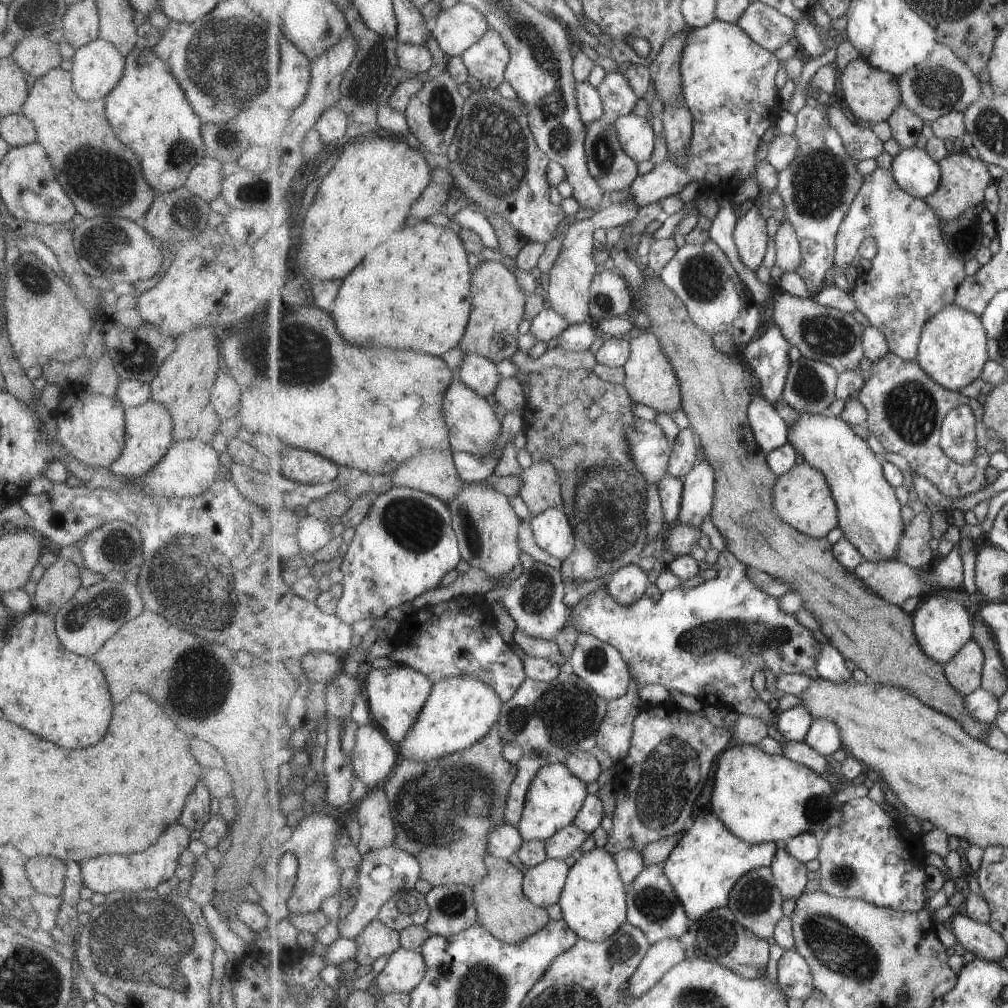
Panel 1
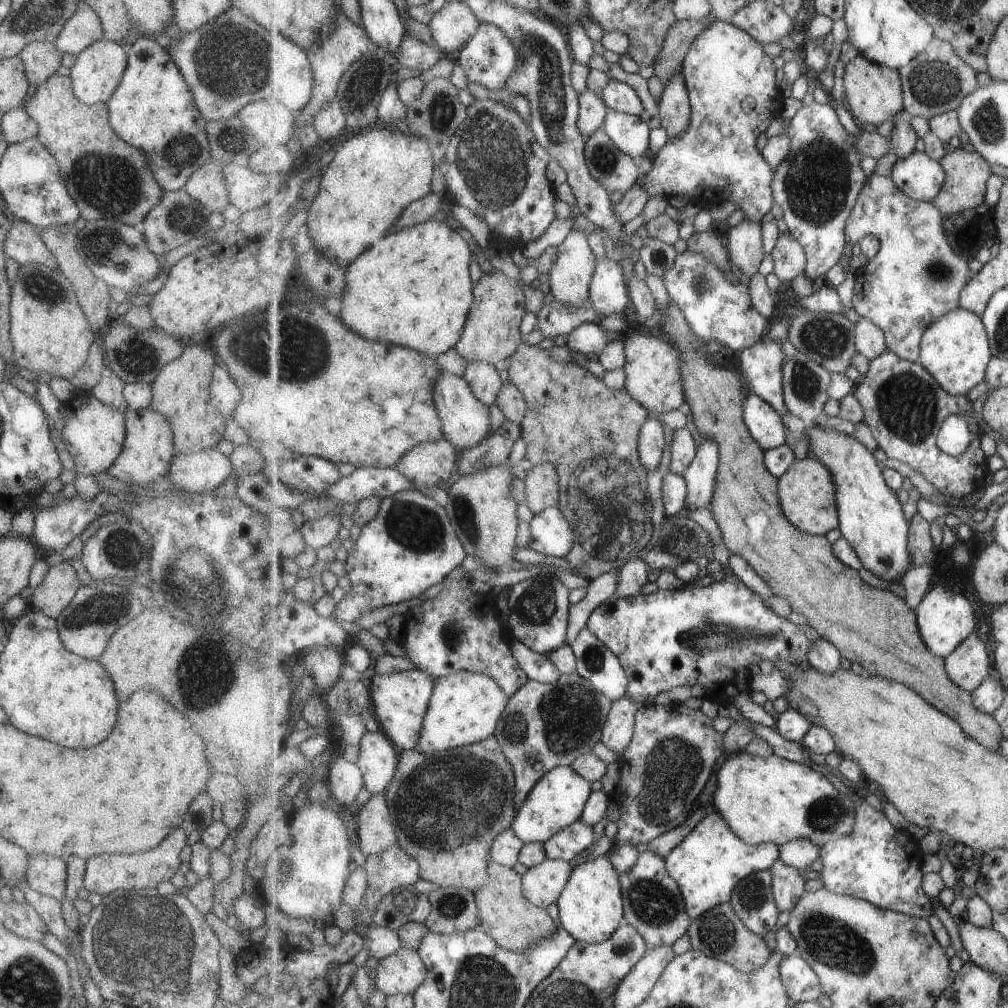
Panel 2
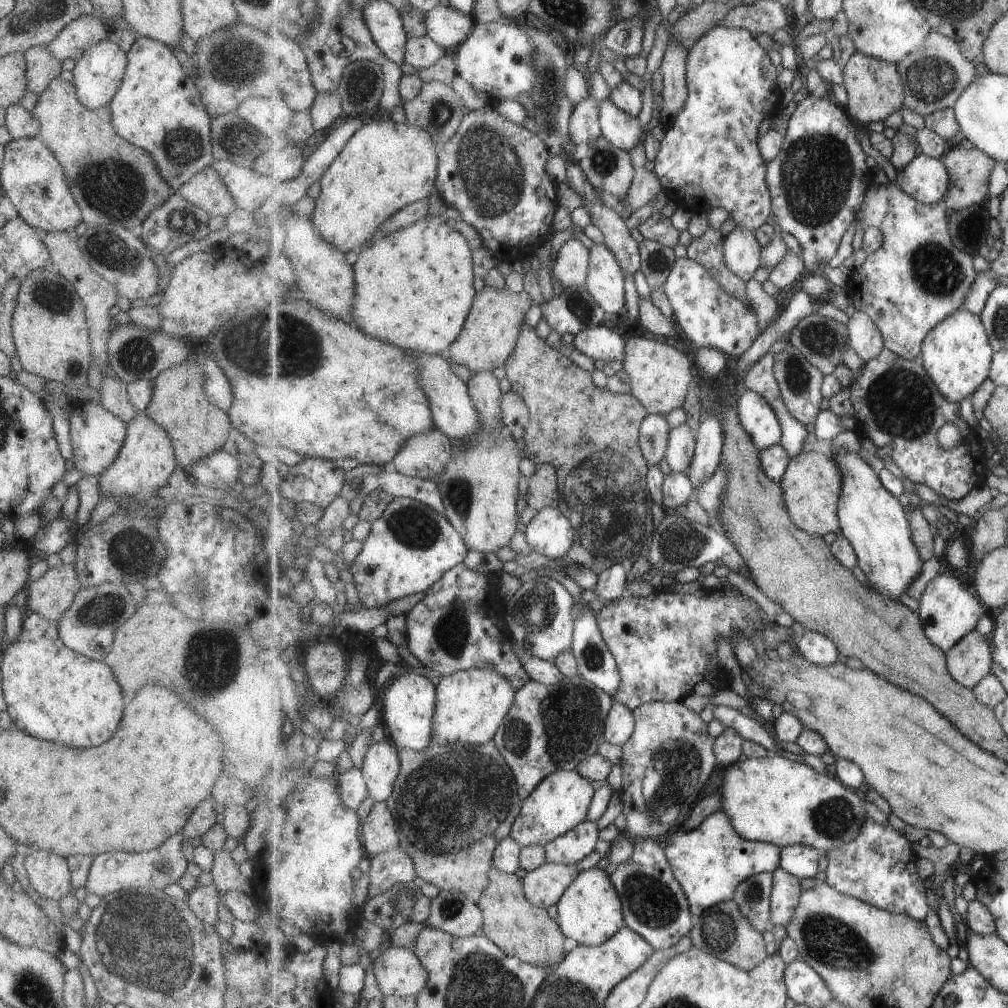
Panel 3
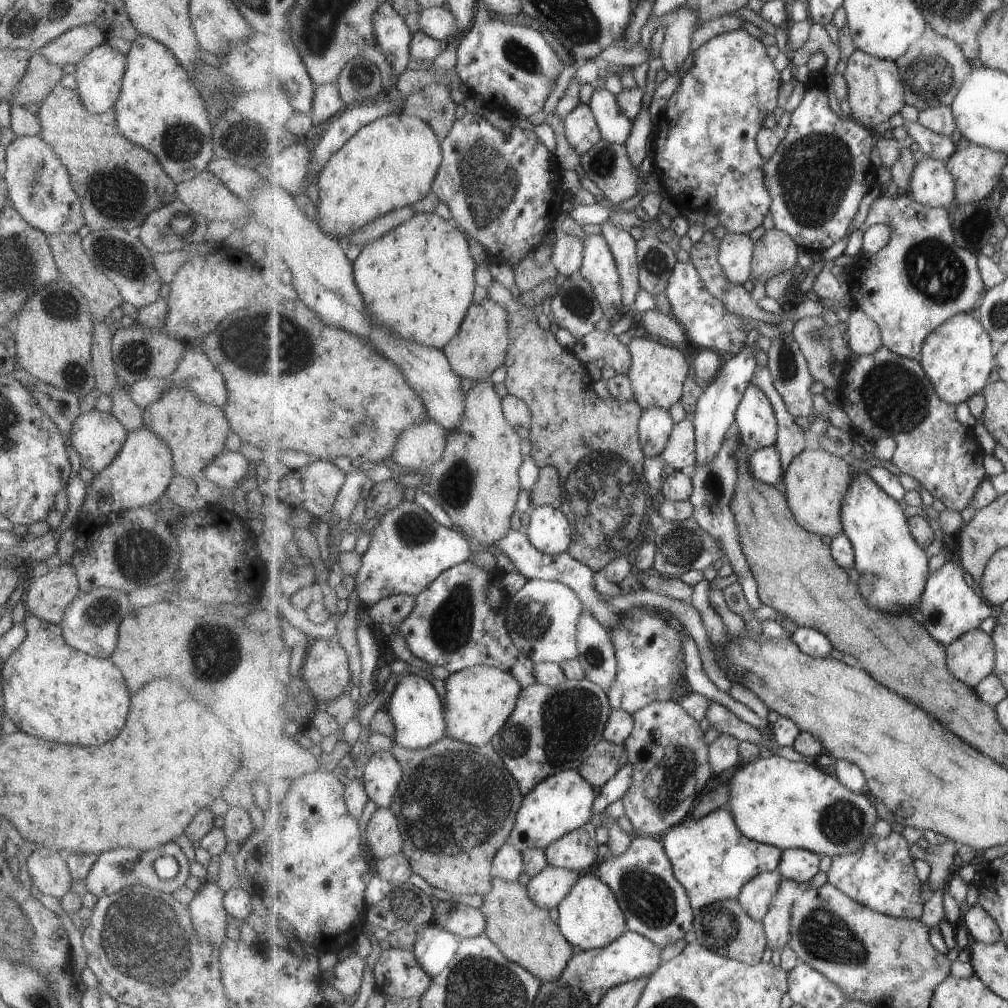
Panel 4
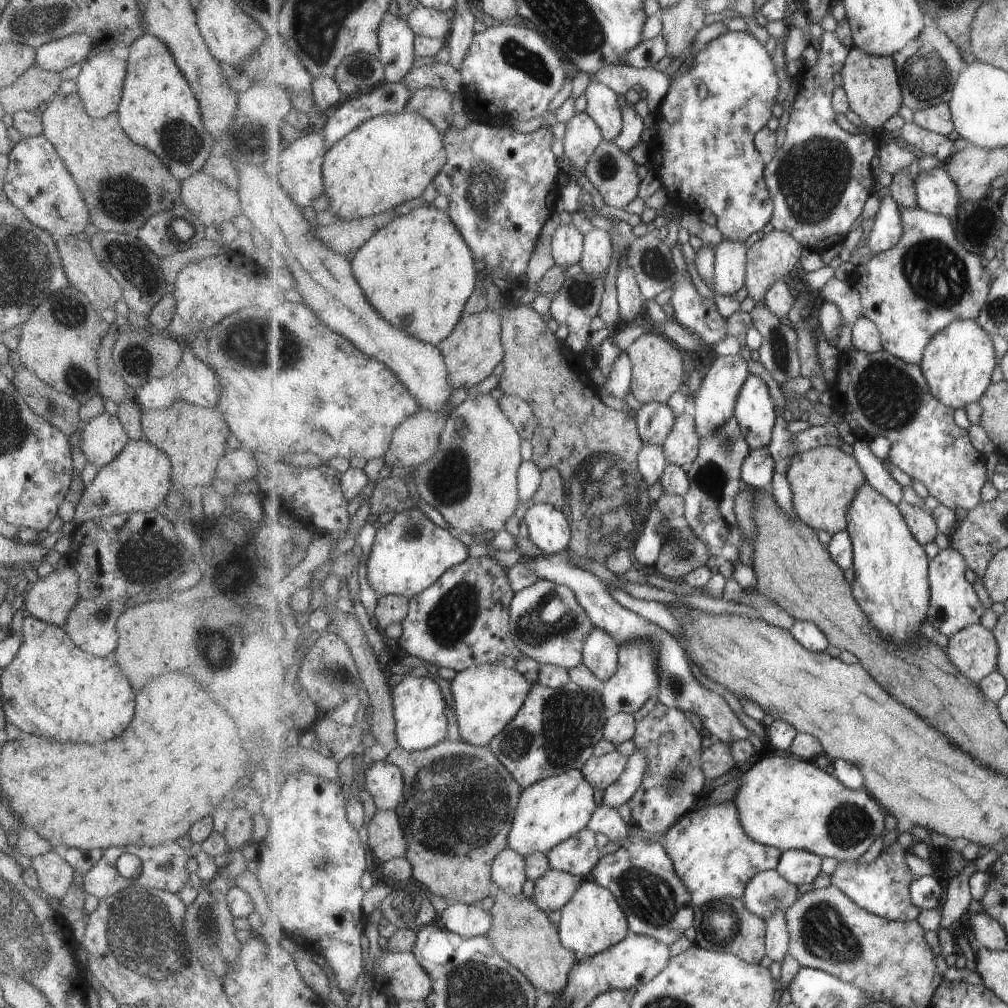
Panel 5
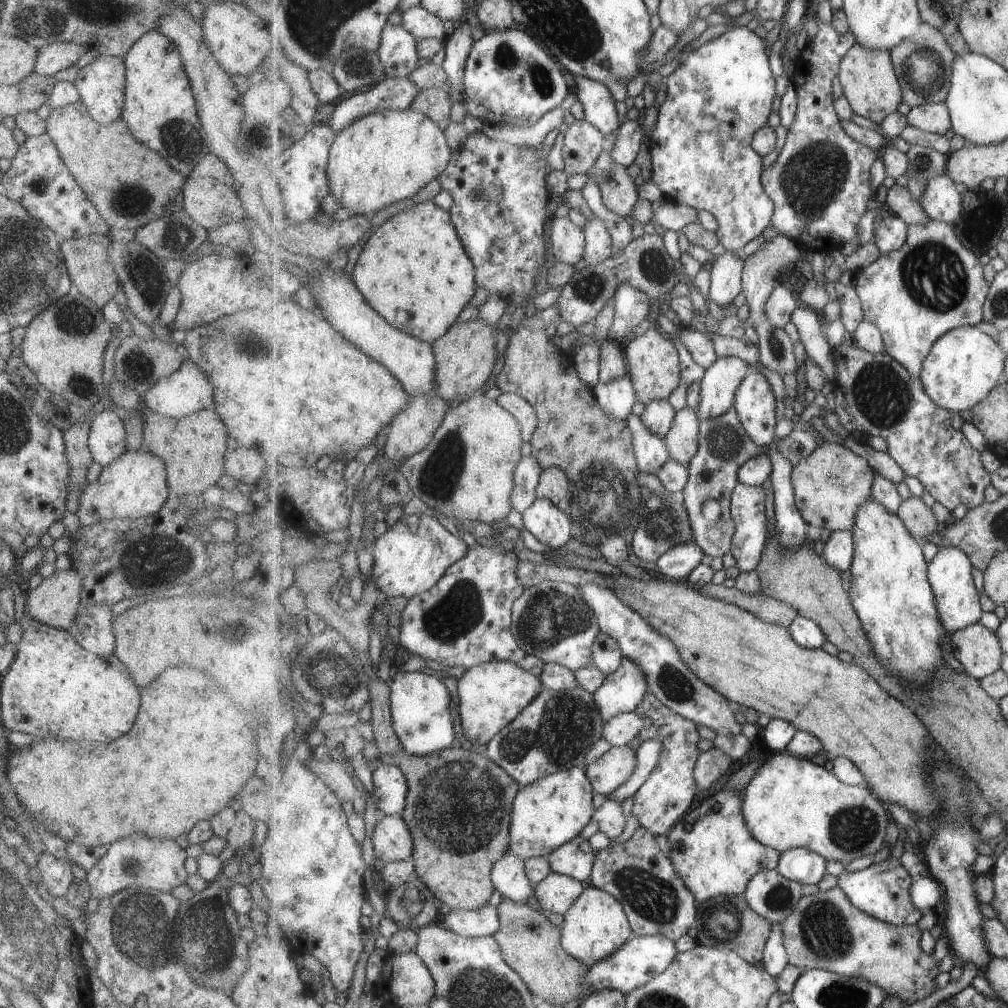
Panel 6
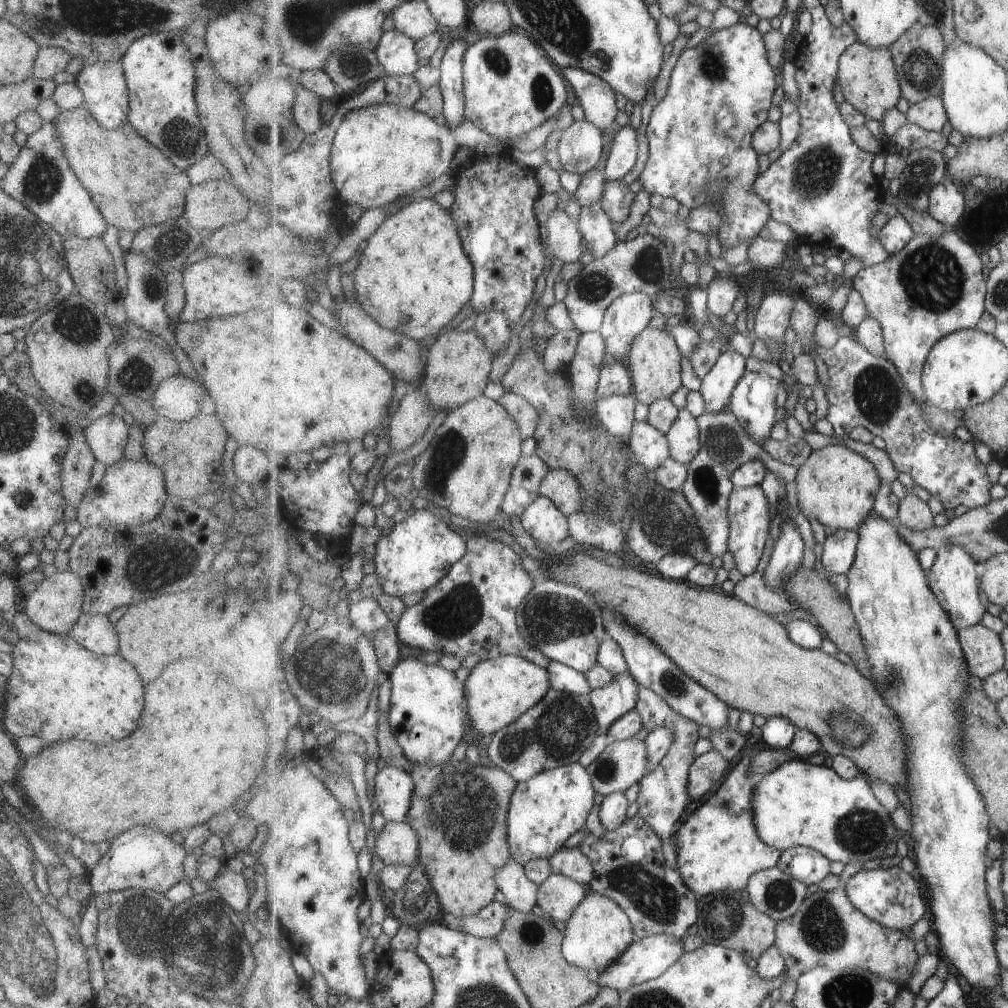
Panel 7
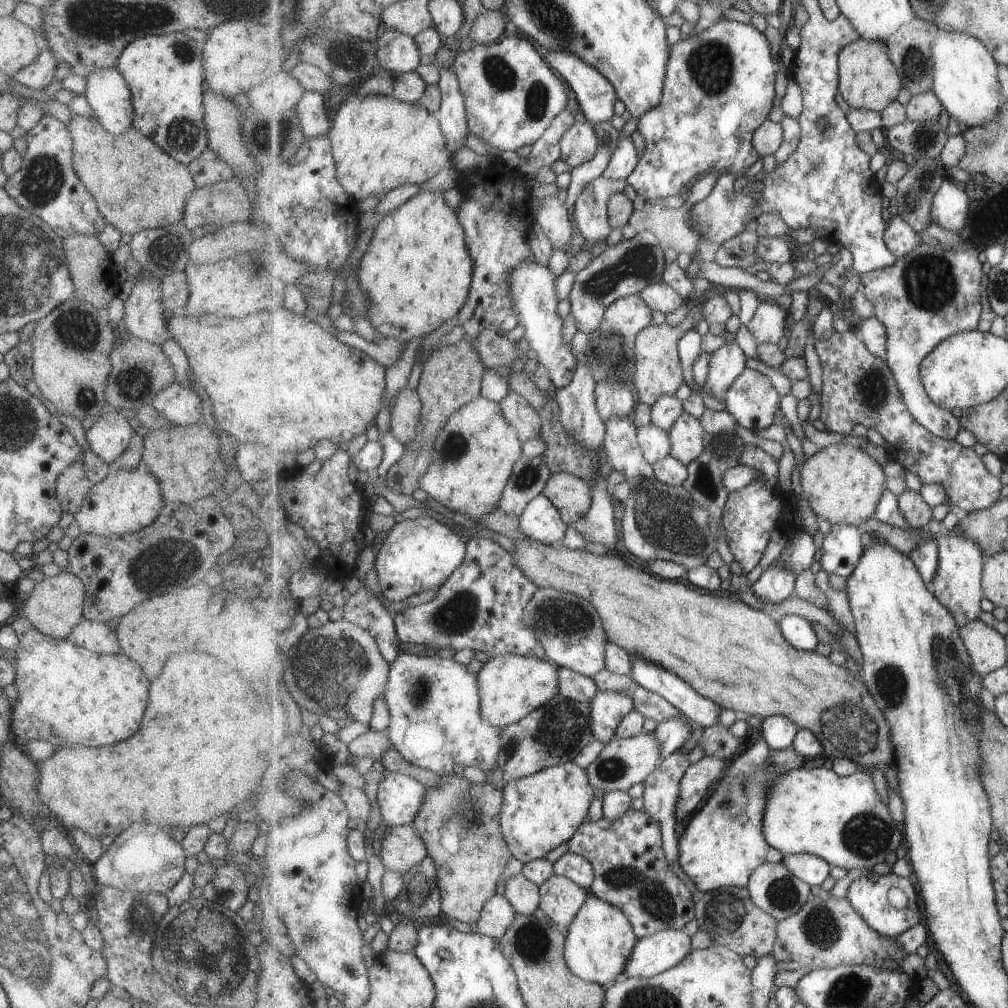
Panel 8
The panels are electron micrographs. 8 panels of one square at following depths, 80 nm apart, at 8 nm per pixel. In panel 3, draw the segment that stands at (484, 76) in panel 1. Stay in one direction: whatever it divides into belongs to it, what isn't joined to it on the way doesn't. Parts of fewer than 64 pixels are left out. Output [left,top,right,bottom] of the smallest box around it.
[456,21,537,104]

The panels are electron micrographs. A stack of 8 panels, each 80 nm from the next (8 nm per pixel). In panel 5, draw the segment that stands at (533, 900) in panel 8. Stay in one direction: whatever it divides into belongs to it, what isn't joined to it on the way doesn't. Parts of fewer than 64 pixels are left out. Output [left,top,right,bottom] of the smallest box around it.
[493,848,529,896]

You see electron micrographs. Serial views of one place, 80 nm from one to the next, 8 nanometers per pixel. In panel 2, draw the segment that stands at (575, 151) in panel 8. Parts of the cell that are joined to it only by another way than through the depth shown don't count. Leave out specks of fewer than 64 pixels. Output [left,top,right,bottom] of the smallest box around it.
[578,88,608,140]

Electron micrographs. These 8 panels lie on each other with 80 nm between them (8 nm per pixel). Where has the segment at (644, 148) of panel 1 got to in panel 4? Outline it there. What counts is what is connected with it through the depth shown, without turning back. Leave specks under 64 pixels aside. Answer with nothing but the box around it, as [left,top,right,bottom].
[589,86,634,145]

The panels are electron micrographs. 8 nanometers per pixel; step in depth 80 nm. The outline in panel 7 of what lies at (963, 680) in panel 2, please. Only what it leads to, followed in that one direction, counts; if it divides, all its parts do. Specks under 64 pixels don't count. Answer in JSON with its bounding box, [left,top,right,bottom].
[958,623,1006,679]

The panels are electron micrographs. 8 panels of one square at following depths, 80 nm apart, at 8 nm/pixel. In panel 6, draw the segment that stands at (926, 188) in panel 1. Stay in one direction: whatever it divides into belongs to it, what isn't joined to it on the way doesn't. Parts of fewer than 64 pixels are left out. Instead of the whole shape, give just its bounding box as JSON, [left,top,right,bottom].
[920,173,963,225]

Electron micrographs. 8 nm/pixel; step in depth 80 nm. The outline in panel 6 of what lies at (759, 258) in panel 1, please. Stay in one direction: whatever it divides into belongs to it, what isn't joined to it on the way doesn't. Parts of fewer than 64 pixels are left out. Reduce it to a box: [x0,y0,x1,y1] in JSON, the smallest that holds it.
[709,249,745,308]

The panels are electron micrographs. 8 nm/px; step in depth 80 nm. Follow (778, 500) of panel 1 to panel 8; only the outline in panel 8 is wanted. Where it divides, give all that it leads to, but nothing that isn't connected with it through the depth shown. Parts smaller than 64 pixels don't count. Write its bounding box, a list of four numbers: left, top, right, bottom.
[800,444,887,527]

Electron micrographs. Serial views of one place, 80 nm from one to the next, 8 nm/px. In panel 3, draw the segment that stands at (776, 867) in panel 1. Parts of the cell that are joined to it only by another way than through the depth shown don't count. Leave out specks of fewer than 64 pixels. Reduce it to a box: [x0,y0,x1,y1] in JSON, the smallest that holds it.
[772,867,804,928]

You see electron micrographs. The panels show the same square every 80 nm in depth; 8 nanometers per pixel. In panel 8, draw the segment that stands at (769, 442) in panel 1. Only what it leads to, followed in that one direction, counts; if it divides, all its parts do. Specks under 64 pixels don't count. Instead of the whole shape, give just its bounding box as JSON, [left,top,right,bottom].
[726,368,782,433]

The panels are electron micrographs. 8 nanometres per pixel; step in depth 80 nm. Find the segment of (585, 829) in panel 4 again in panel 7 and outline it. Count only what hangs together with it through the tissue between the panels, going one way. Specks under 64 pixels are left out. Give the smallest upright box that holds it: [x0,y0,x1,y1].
[550,847,595,887]

